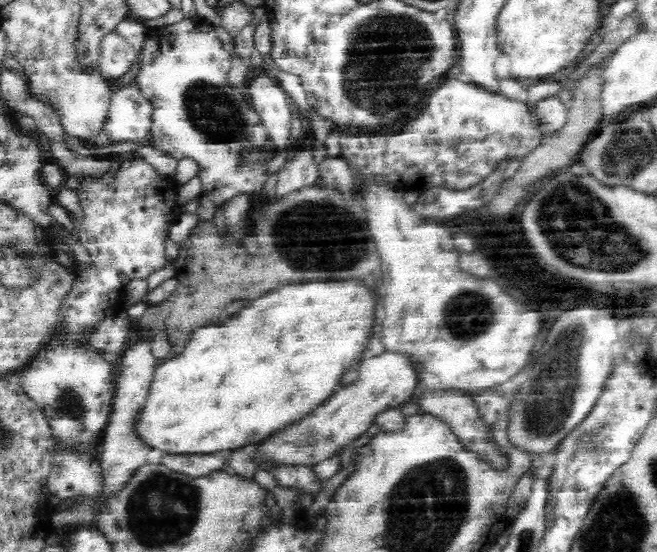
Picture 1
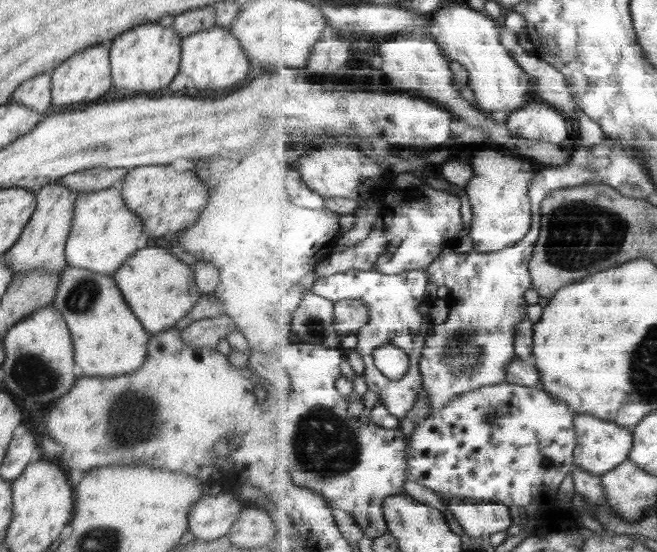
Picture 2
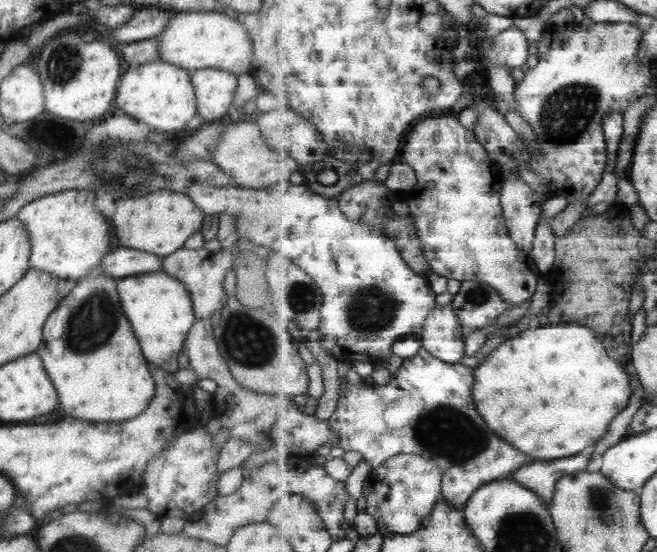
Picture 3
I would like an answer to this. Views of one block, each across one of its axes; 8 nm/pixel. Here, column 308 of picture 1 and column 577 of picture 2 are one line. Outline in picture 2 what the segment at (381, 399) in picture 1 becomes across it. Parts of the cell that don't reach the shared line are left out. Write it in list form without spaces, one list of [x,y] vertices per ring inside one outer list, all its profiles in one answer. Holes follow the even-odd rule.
[[[589,414],[576,416],[575,426],[577,432],[577,447],[574,452],[576,456],[575,466],[601,477],[607,472],[615,470],[629,459],[630,452],[635,444],[633,430],[621,427],[613,422],[603,421],[601,418]]]

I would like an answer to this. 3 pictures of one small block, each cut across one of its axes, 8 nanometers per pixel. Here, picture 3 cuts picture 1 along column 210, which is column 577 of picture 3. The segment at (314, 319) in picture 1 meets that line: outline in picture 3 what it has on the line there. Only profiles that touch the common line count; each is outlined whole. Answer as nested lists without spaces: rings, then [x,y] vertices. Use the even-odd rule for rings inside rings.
[[[543,322],[535,329],[528,328],[511,337],[475,369],[477,410],[501,438],[507,440],[509,436],[509,444],[533,458],[557,460],[563,456],[575,456],[587,446],[597,444],[607,434],[615,416],[629,406],[634,392],[634,376],[625,364],[627,361],[621,362],[623,366],[607,354],[604,341],[592,328],[574,322],[568,325]]]

